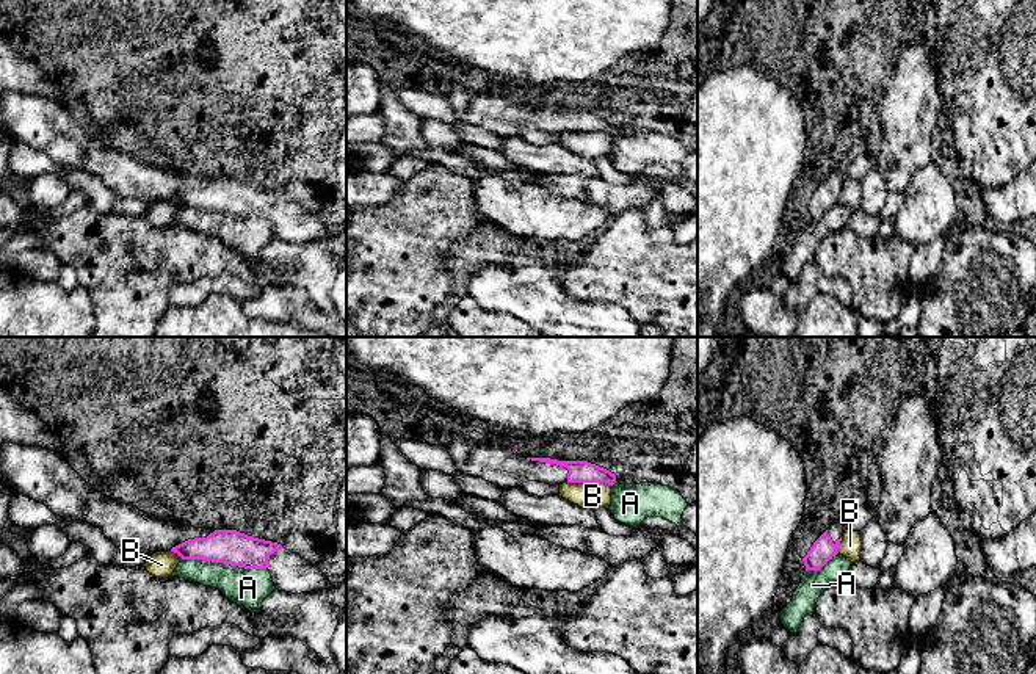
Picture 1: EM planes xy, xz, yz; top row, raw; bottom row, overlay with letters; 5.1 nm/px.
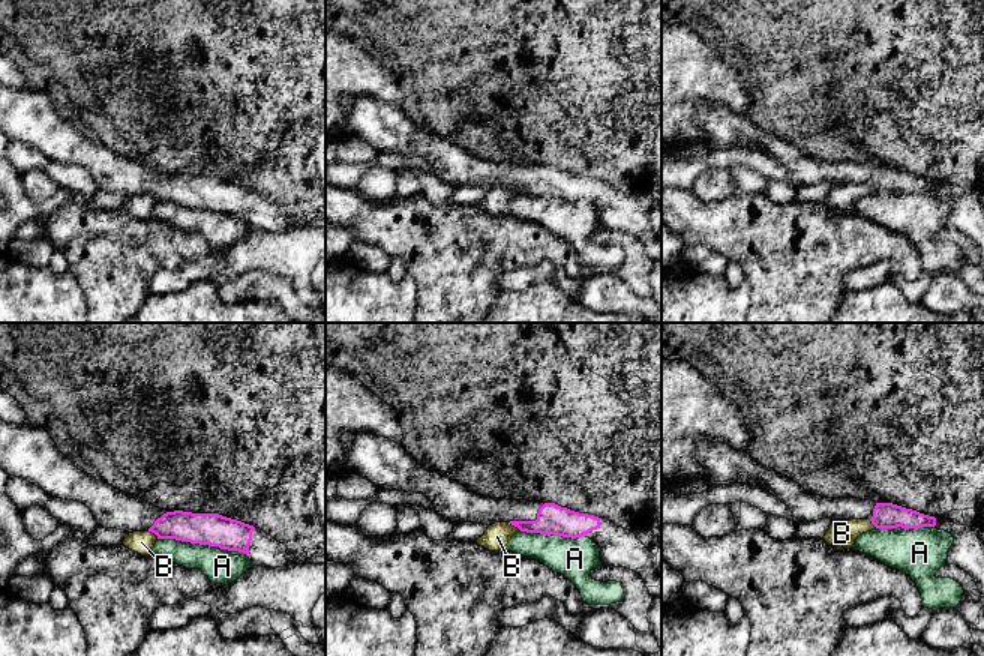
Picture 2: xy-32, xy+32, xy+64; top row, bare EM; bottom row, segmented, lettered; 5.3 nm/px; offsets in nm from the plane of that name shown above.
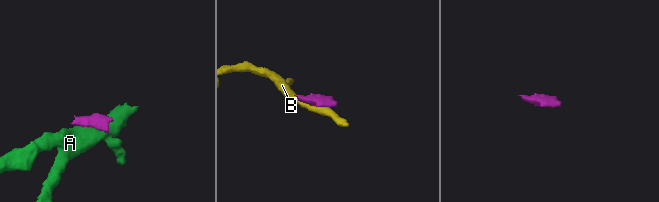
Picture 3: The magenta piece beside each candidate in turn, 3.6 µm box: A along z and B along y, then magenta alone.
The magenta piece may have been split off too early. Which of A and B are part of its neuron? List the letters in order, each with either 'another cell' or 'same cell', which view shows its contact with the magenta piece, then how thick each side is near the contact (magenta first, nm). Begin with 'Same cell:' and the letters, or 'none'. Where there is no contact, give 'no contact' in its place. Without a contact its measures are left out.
Same cell: none
A: another cell; meets magenta in xy; 180 nm thick on the magenta side, 200 nm on the other
B: another cell; meets magenta in xz; 110 nm thick on the magenta side, 140 nm on the other

